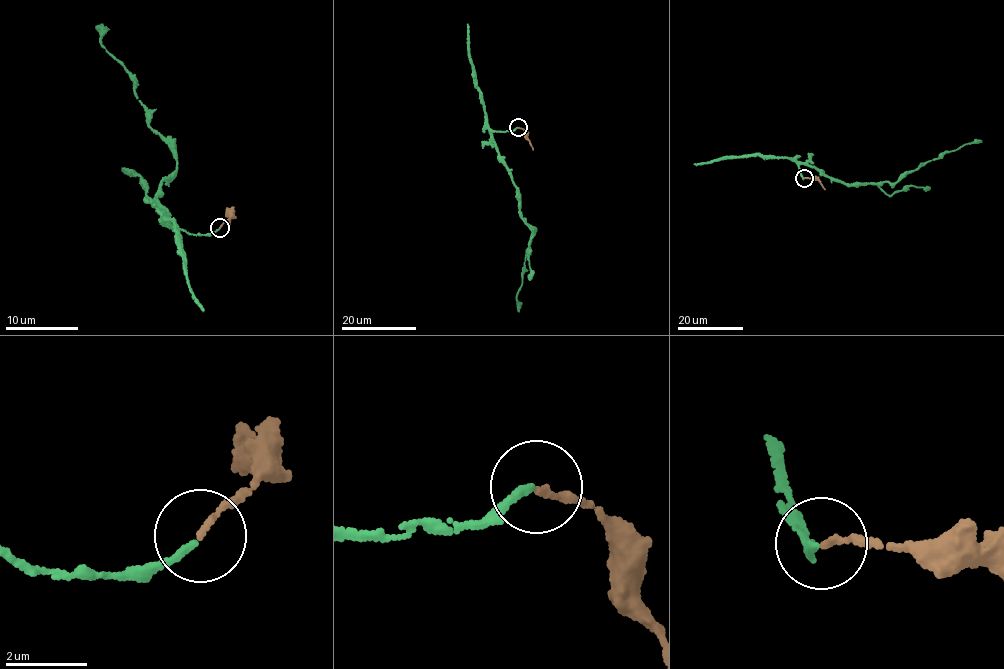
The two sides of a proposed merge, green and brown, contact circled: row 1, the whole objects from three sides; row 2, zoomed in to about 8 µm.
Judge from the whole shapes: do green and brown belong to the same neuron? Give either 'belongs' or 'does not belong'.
belongs

